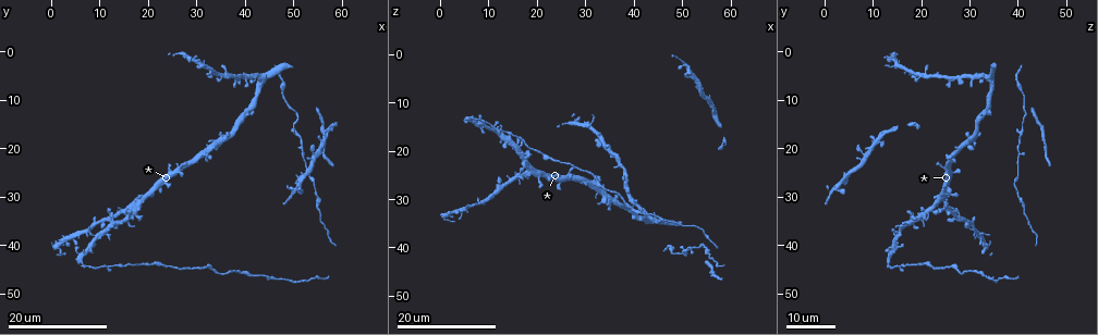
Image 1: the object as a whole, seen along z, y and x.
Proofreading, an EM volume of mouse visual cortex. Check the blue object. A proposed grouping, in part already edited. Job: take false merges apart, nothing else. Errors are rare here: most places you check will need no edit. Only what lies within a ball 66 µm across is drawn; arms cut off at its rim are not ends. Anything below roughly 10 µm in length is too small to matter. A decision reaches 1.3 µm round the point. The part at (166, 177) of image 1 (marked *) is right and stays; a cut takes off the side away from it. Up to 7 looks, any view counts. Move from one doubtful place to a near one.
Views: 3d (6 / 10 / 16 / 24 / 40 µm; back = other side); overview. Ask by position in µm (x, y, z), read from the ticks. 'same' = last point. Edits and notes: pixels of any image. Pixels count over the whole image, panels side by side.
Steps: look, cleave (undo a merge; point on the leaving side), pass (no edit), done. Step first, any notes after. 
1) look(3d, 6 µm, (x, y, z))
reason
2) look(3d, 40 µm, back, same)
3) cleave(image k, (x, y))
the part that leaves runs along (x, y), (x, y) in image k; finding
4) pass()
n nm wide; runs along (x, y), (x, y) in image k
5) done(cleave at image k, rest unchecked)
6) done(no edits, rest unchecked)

look(3d, 16 µm, (16.5, 32.0, 25.0))

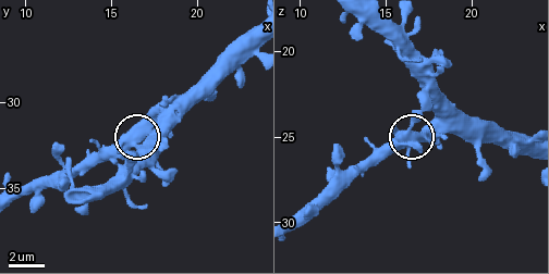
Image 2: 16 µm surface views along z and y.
look(3d, 10 µm, same)

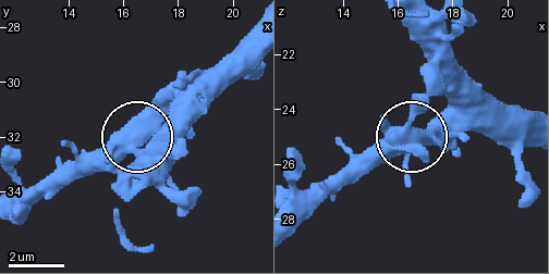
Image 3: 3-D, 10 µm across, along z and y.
pass()
side arm 25 µm; one neuron here

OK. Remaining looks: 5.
look(3d, 16 µm, (30.5, 22.5, 25.5))
narrows sharply

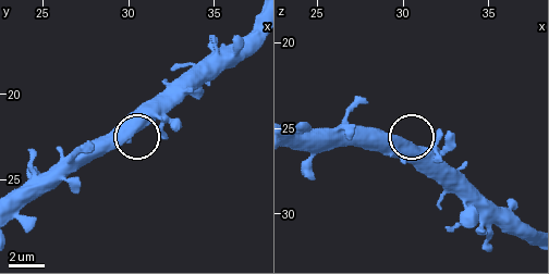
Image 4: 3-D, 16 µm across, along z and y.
look(3d, 10 µm, (30.1, 22.4, 25.9))

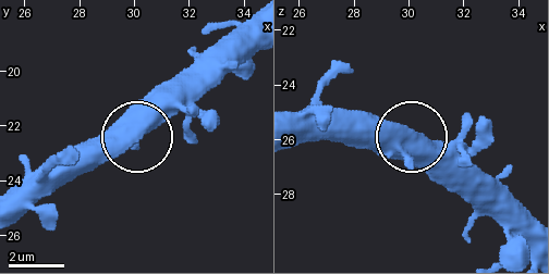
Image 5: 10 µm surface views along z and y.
pass()
one neuron here

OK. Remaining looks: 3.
look(3d, 16 µm, (40.5, 12.5, 32.0))

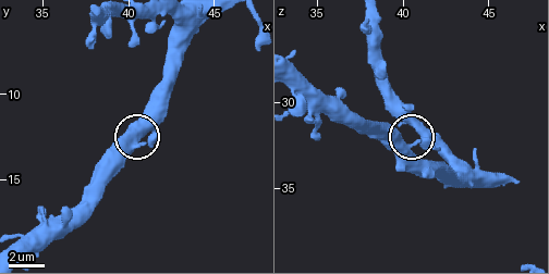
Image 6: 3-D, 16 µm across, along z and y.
look(3d, 10 µm, (40.5, 12.9, 32.5))
zoom in

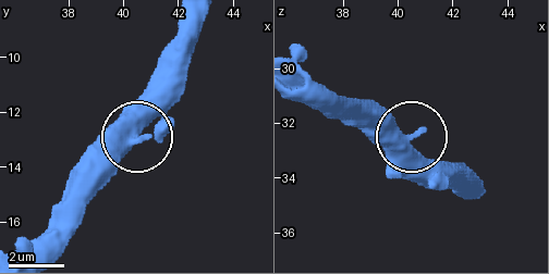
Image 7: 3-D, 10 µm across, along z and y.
pass()
side arm 24 µm; one neuron here

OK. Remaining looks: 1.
done(no edits, rest unchecked)

